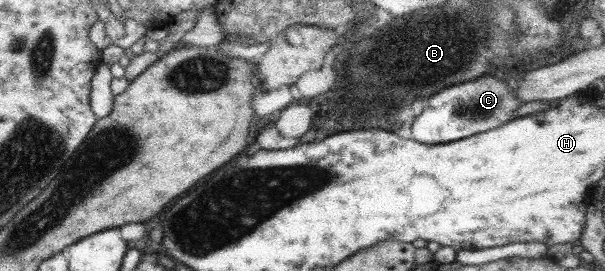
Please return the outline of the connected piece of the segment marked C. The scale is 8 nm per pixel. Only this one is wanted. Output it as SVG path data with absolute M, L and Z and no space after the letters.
M490 73L484 74L478 77L477 80L450 86L425 100L425 106L422 112L414 118L411 124L411 139L423 145L439 145L454 142L461 138L502 126L504 122L514 119L512 112L519 105L519 100L511 94L511 88L508 85L500 82L500 80L496 80L496 77Z

